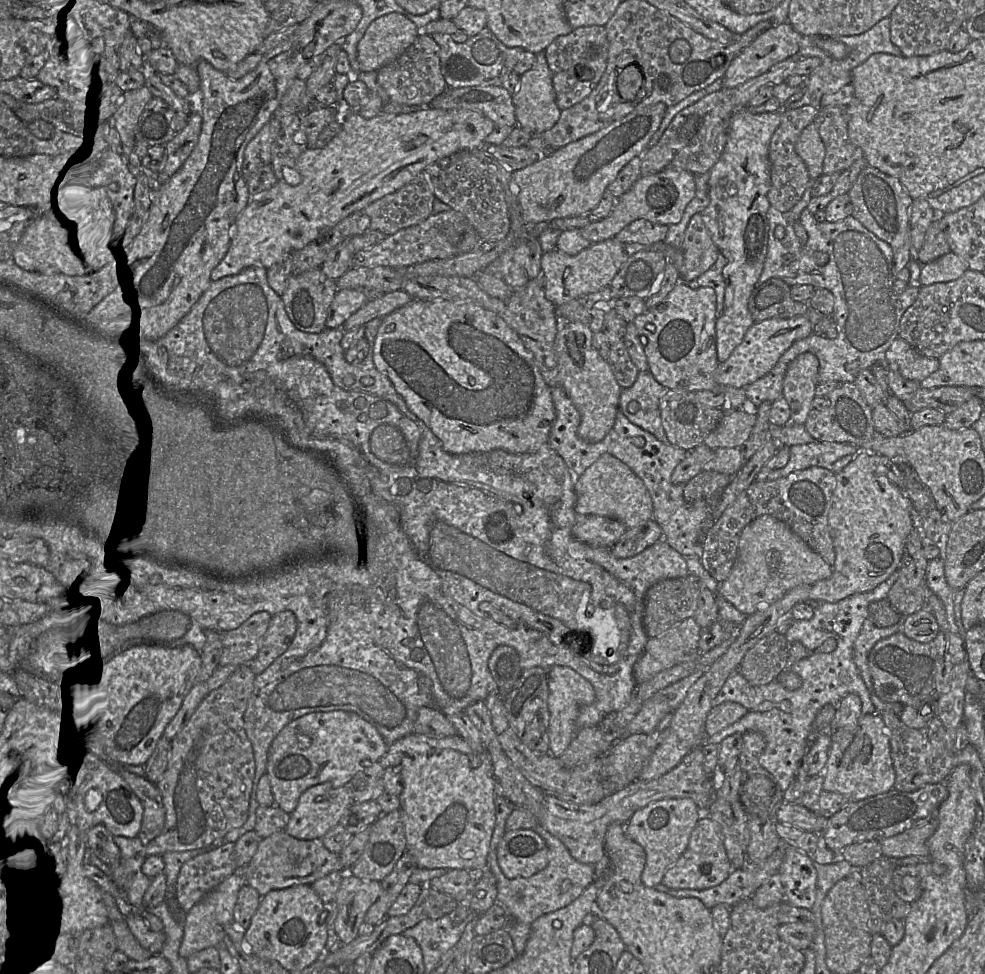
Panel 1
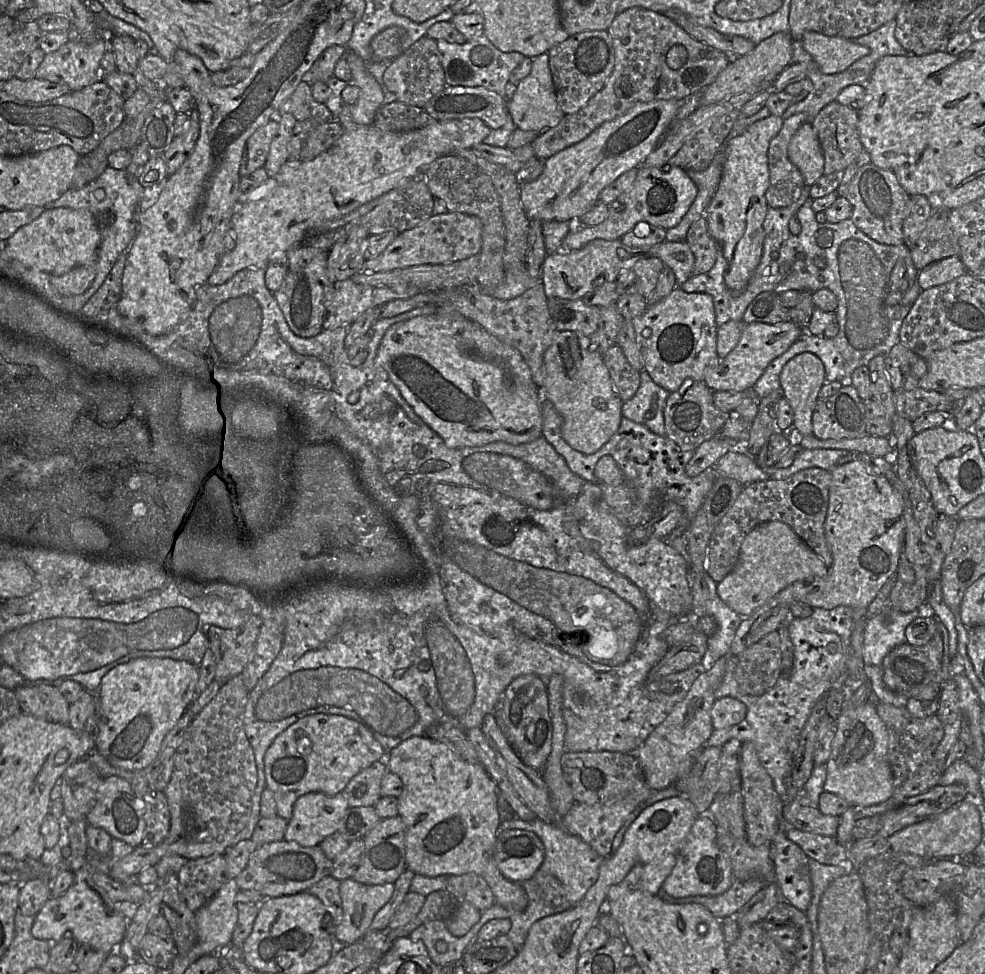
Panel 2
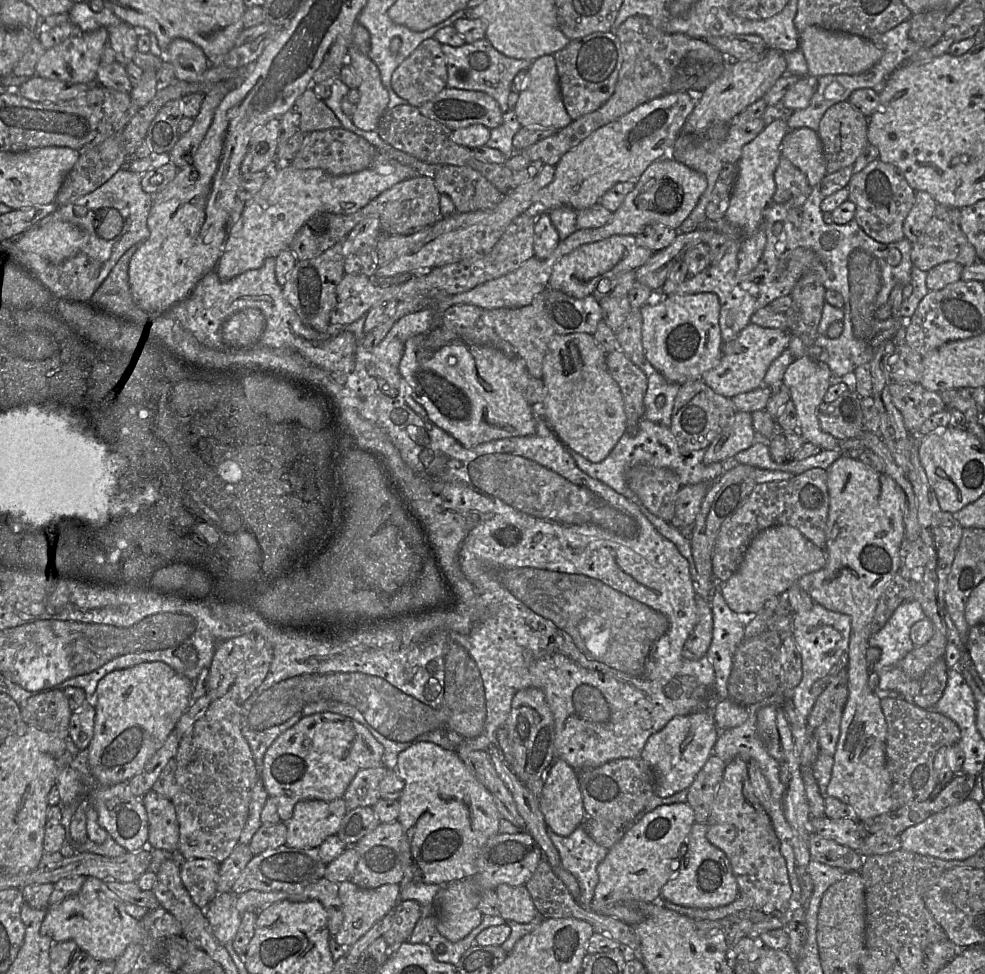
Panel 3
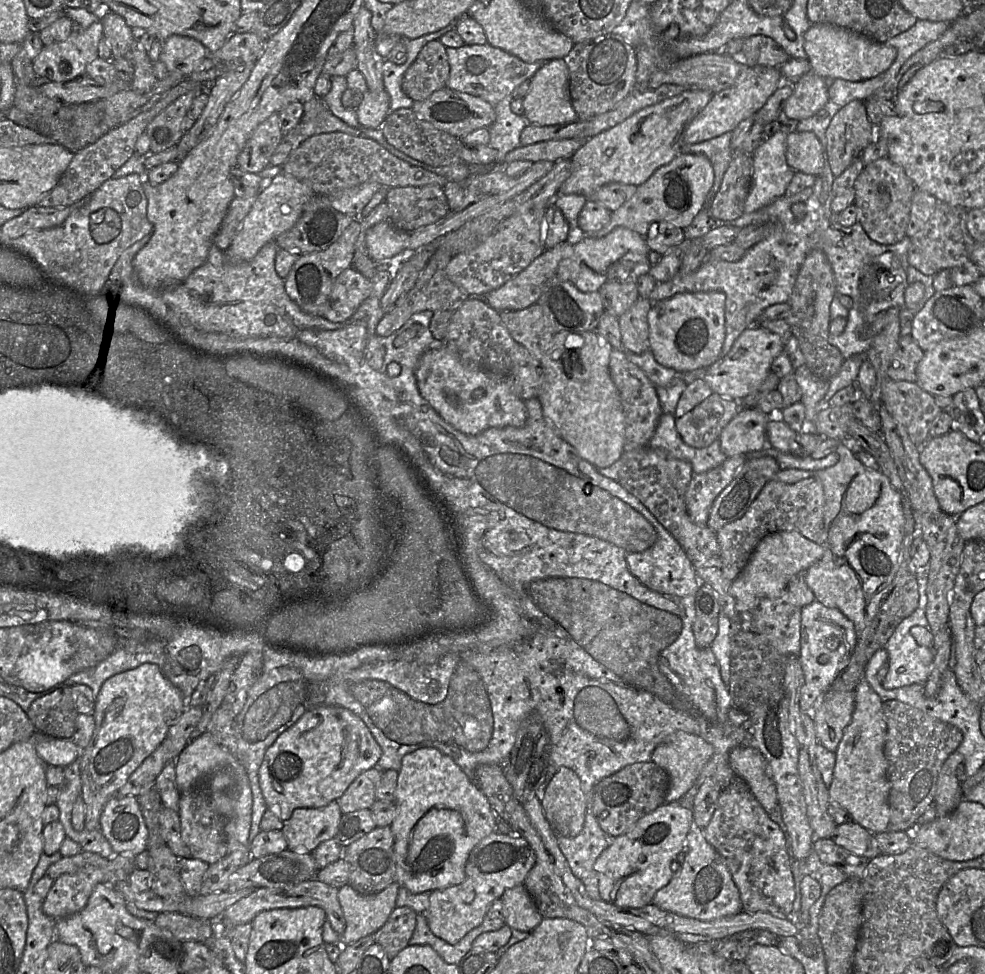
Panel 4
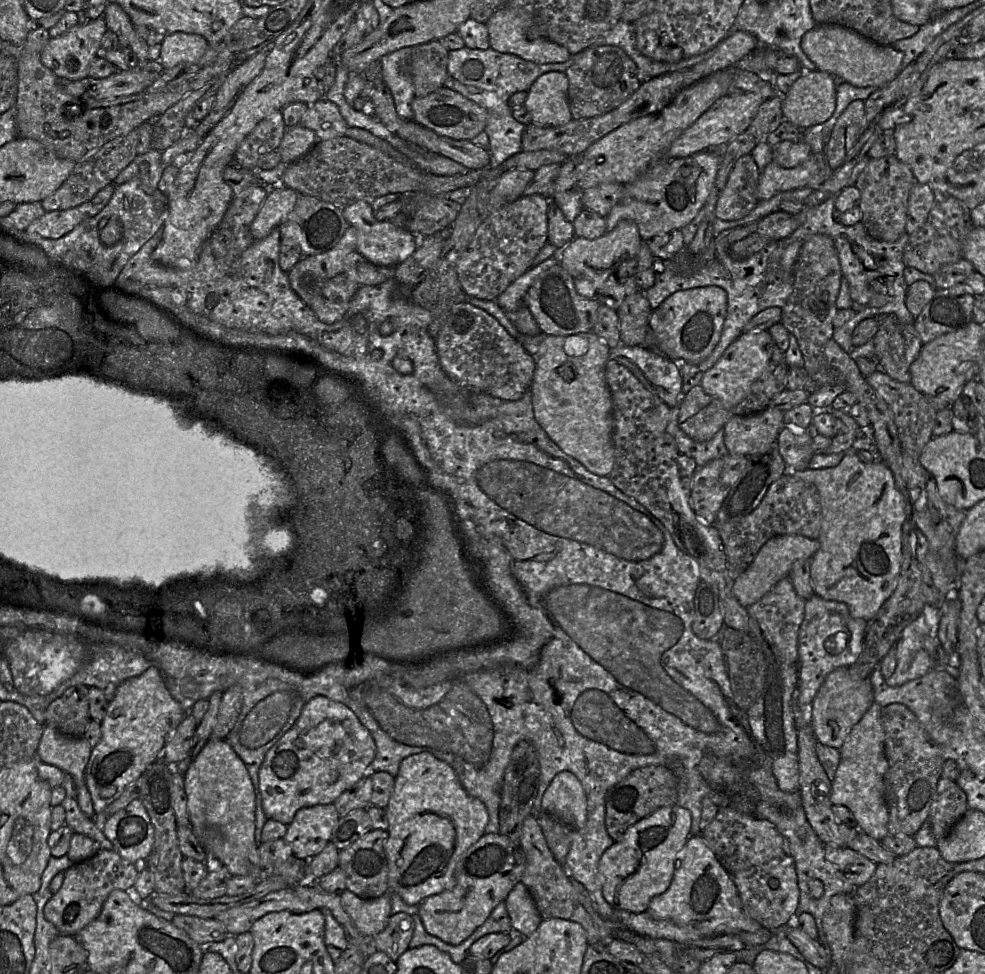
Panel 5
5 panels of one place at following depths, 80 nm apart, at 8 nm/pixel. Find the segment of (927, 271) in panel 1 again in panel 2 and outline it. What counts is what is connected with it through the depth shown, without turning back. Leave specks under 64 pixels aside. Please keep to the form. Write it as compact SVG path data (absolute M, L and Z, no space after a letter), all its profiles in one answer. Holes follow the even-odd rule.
M951 256L933 262L919 271L917 281L922 290L946 284L966 272L965 265L958 256Z

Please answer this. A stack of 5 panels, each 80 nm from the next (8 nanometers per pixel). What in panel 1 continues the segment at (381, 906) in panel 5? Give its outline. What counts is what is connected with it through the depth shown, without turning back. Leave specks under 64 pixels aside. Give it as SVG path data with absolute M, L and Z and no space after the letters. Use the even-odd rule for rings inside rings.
M346 877L337 894L338 916L335 931L343 945L356 942L369 908L382 893L382 881Z

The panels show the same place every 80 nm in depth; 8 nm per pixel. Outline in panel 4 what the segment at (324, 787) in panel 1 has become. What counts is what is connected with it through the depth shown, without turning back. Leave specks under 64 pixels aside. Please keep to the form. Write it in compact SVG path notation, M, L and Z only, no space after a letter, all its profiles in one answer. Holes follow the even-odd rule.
M336 800L317 808L296 808L282 829L288 849L312 853L325 840L335 837L341 809Z

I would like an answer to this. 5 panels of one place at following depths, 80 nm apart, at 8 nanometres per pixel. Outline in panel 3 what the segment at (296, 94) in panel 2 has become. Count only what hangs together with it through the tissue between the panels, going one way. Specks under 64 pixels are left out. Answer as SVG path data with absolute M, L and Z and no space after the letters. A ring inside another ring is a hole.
M312 86L296 99L293 109L300 114L299 130L305 134L342 127L334 112L314 94Z

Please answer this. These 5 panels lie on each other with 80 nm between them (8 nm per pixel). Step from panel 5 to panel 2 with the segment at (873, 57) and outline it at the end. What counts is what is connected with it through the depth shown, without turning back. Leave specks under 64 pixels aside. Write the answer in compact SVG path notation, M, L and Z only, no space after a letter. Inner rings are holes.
M815 31L804 32L800 41L824 74L842 72L870 52L868 47L850 39L829 36Z

